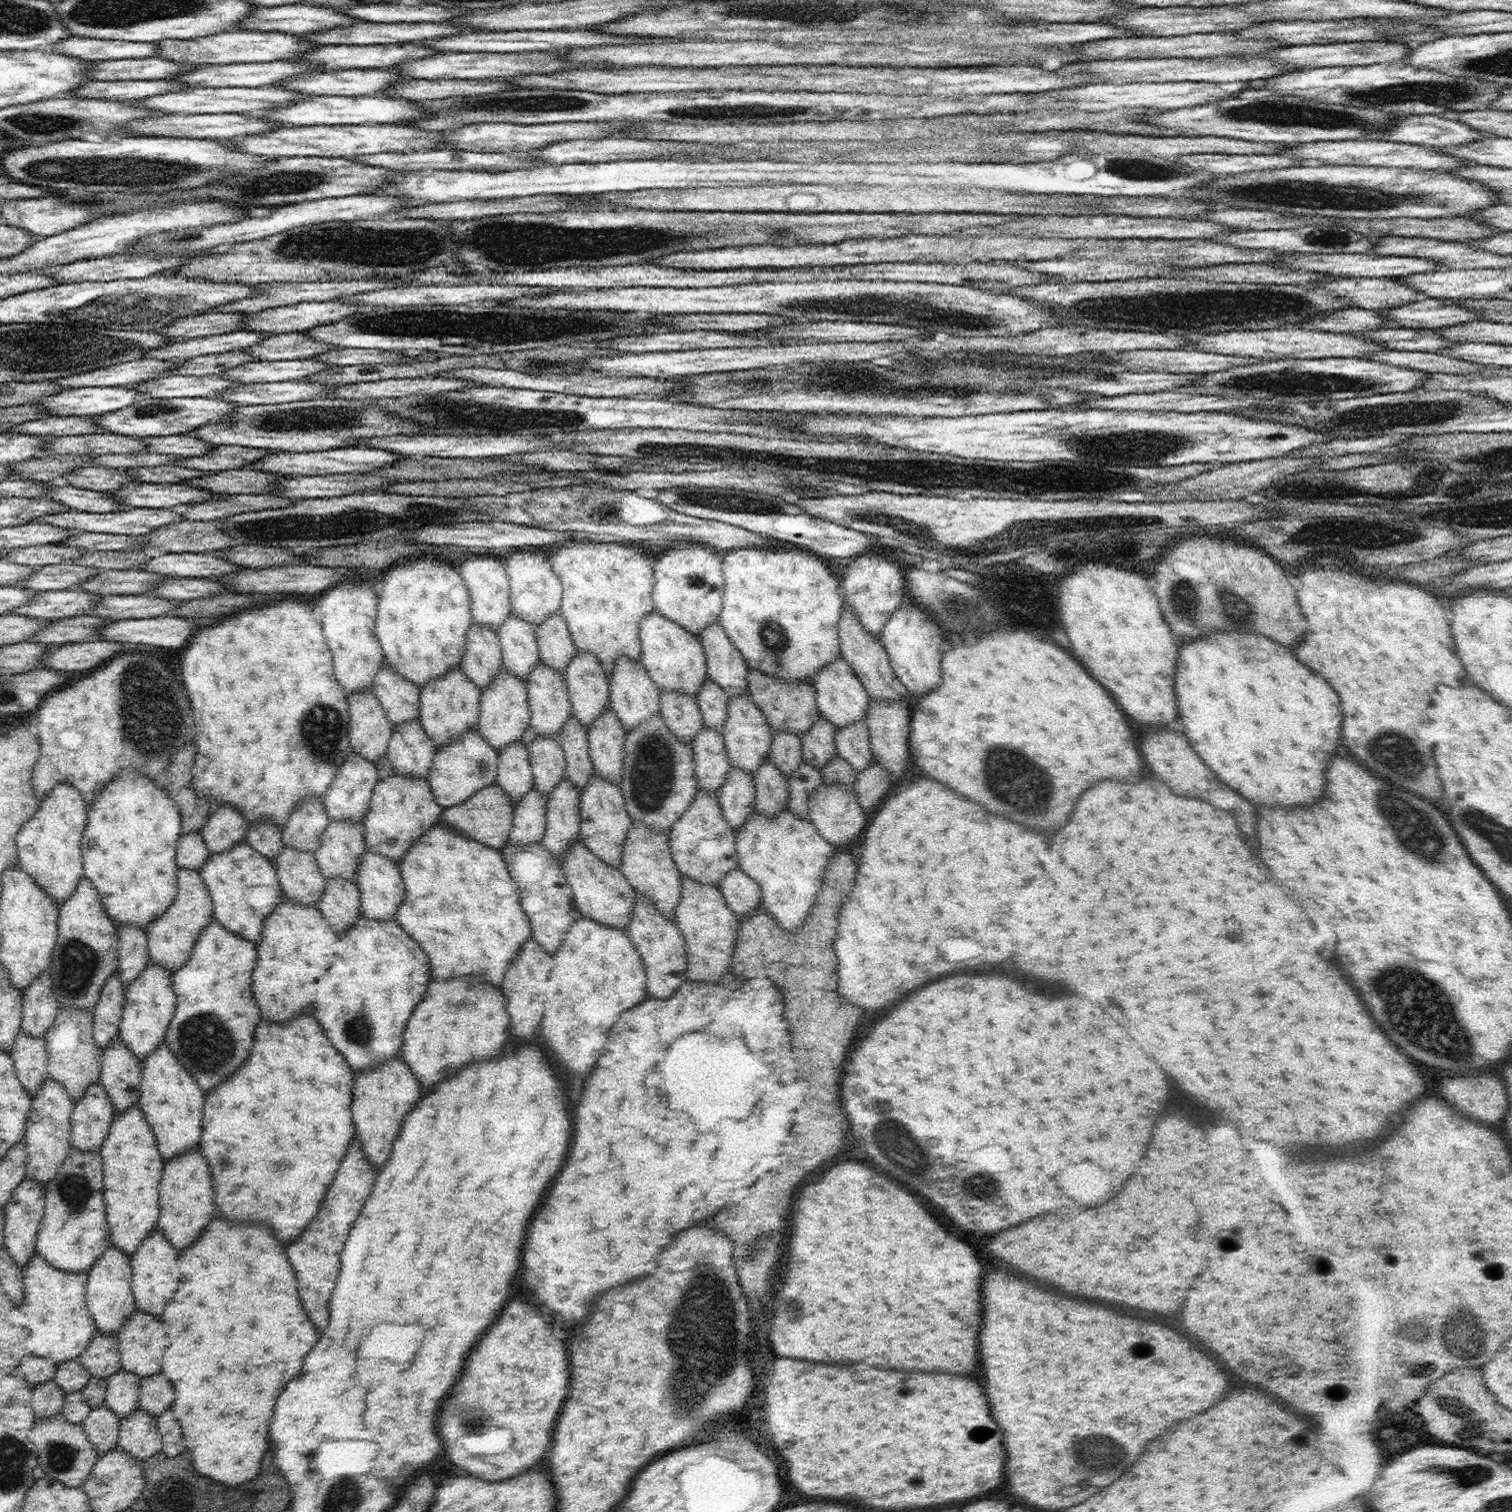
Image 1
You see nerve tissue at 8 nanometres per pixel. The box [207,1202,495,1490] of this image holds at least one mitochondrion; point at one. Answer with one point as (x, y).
(473, 1422)

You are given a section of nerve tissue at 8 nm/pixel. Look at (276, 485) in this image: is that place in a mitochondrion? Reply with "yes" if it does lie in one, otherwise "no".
no

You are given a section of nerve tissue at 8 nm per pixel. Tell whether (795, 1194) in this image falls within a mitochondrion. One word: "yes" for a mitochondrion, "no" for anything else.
no

